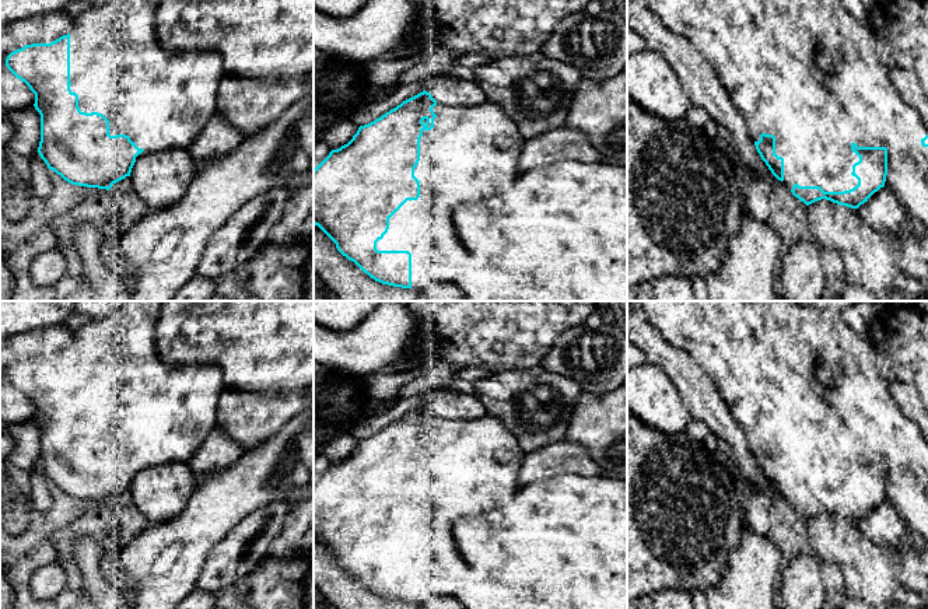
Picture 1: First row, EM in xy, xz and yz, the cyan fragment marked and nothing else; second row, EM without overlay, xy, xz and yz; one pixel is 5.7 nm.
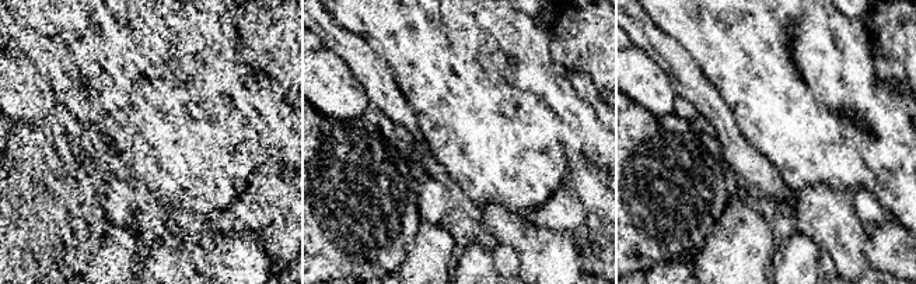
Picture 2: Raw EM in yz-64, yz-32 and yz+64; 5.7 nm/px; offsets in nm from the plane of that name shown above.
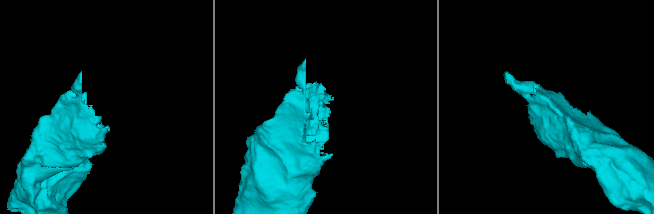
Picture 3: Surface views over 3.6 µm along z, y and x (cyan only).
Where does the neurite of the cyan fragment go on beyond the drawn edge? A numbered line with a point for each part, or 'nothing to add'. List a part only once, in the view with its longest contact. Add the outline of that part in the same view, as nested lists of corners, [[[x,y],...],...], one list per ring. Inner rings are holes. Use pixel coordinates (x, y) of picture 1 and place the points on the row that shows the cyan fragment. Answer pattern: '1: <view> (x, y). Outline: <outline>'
1: xz (470, 150). Outline: [[[442,105],[433,108],[437,118],[431,130],[423,130],[420,161],[414,176],[420,181],[420,197],[407,200],[391,218],[389,230],[377,242],[378,251],[409,251],[412,253],[412,288],[424,291],[433,283],[444,283],[470,259],[455,231],[451,213],[465,200],[481,200],[495,188],[518,175],[518,158],[525,139],[500,105]]]

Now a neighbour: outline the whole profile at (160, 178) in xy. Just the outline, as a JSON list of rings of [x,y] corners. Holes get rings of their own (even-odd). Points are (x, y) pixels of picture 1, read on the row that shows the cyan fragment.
[[[169,148],[140,157],[130,172],[134,196],[148,210],[179,200],[196,175],[196,162],[185,148]]]

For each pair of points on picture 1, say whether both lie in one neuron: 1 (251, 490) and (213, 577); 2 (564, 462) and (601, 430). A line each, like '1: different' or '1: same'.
1: different
2: different

